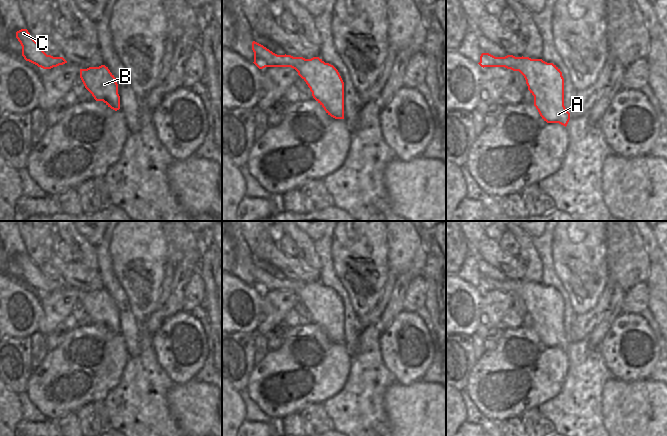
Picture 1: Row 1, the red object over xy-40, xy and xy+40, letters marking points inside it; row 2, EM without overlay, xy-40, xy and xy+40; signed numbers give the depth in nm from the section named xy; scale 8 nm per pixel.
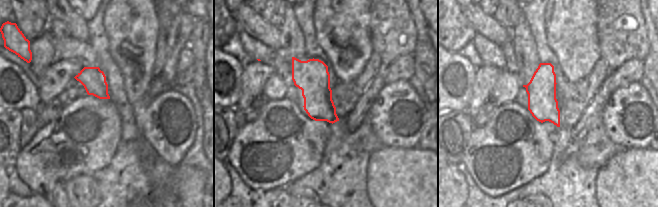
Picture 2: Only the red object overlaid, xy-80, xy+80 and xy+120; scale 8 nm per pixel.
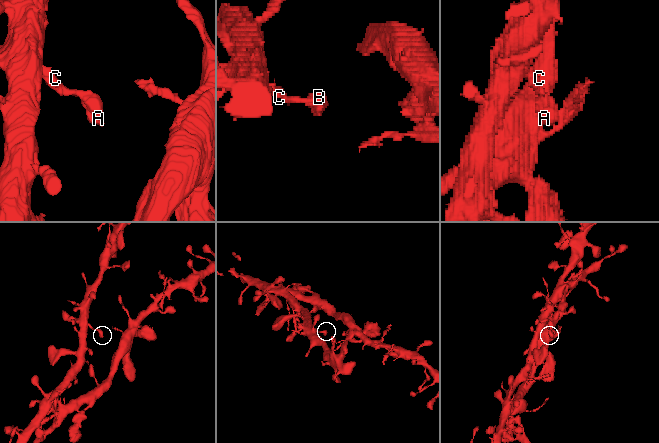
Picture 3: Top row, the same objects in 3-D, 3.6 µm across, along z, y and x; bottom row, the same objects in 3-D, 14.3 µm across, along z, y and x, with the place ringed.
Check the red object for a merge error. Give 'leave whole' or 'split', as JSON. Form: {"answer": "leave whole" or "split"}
{"answer": "leave whole"}

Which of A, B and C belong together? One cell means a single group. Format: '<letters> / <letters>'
A B C

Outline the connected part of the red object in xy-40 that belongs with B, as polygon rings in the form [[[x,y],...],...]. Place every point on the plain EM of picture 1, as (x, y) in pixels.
[[[101,289],[80,293],[80,302],[96,325],[103,325],[115,335],[120,333],[118,308],[108,291]]]

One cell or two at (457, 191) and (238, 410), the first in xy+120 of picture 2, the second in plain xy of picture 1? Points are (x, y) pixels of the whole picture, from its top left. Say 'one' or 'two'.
one

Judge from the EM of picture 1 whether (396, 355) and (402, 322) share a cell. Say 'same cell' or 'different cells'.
same cell

